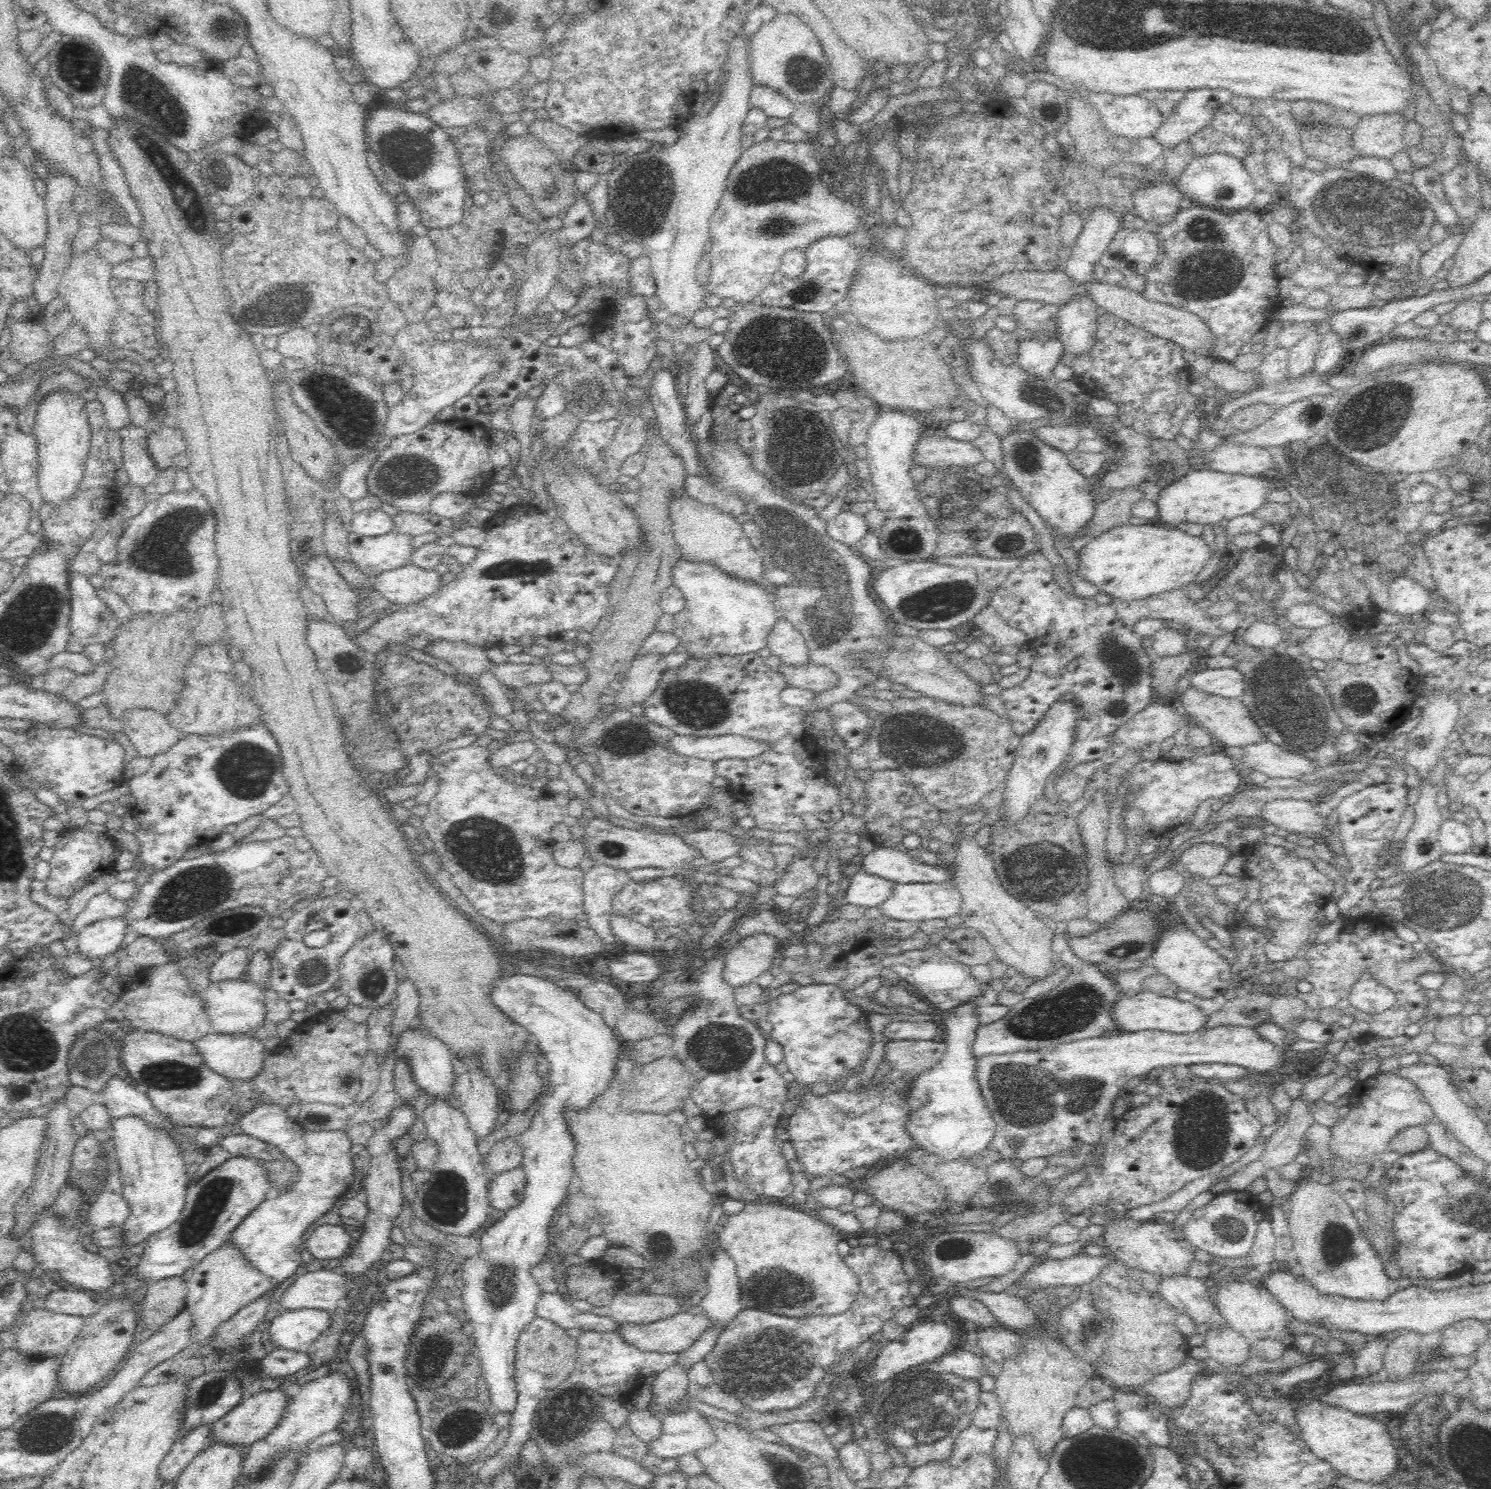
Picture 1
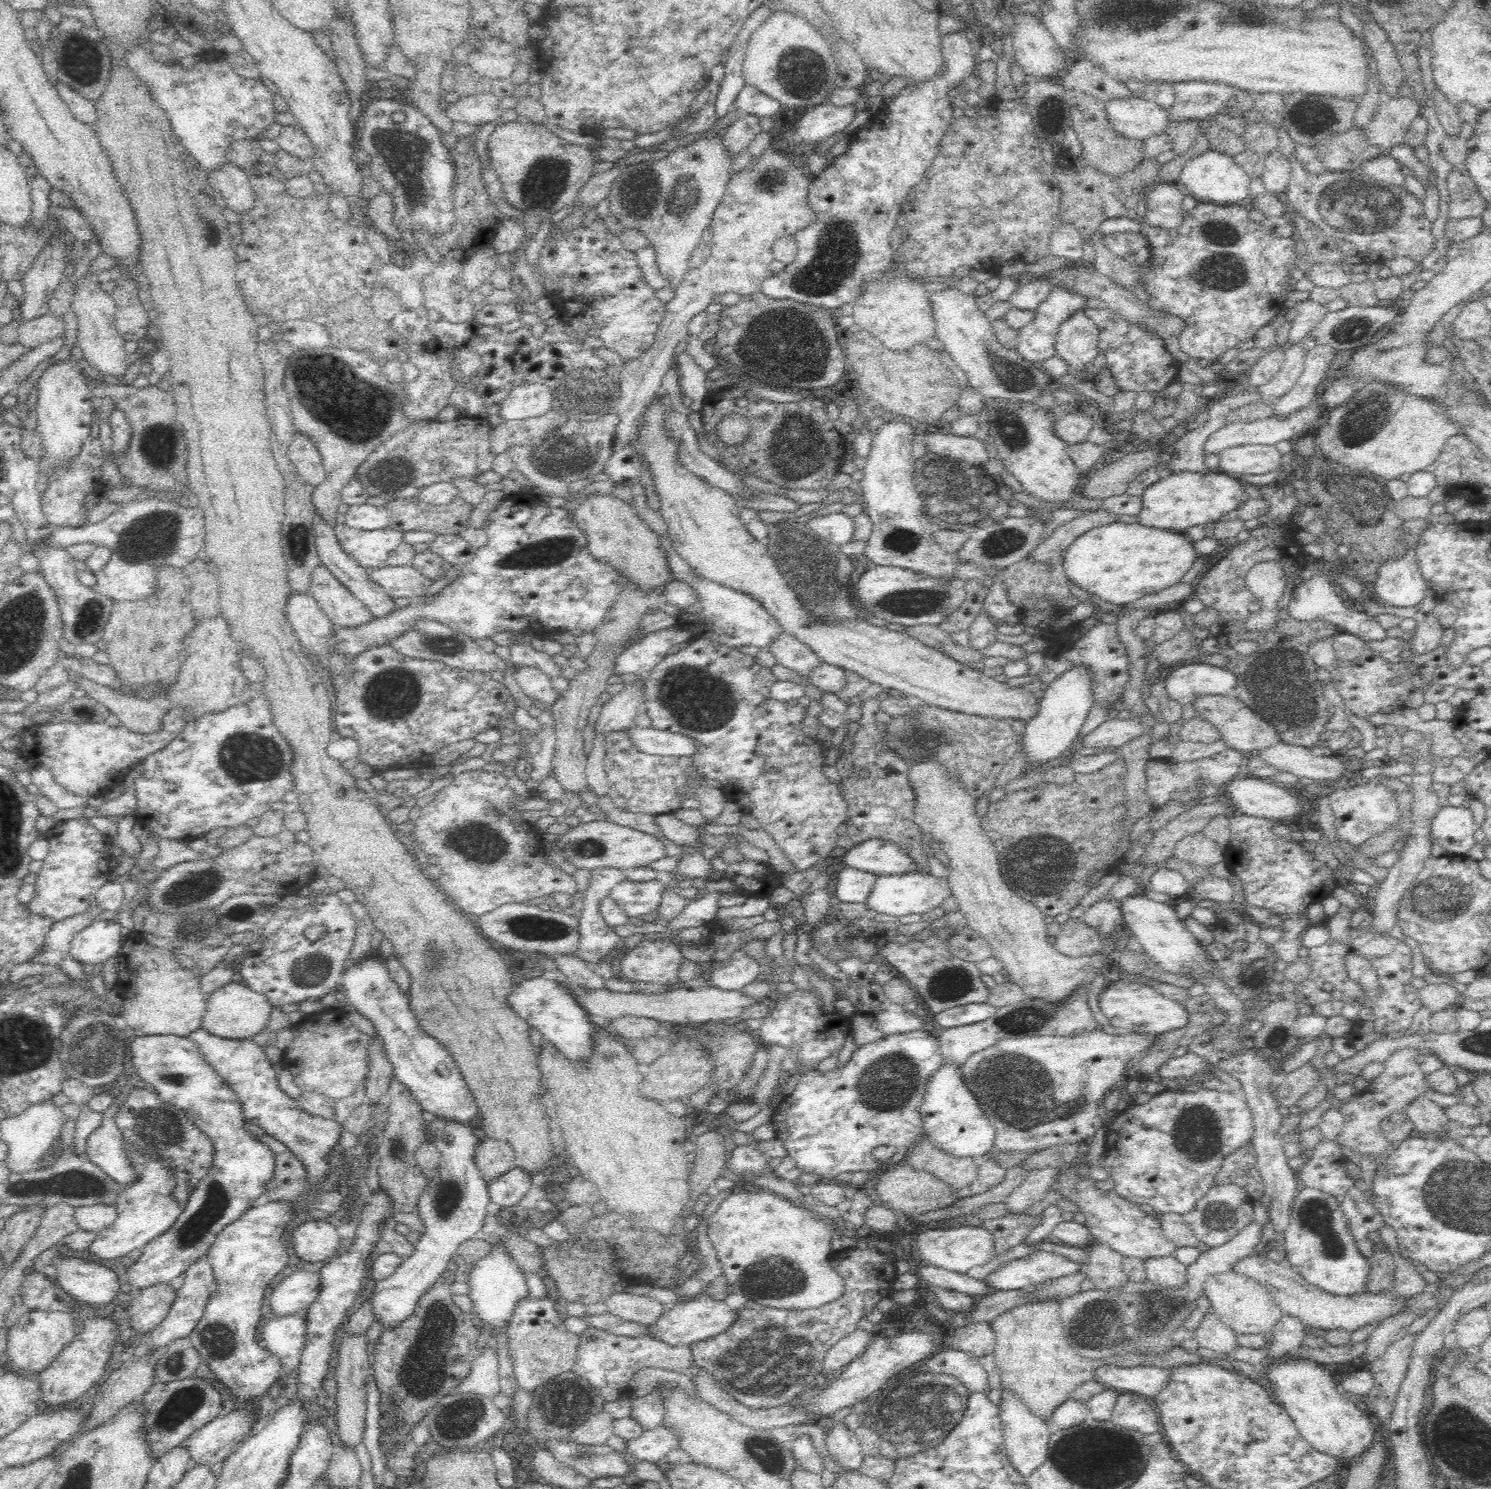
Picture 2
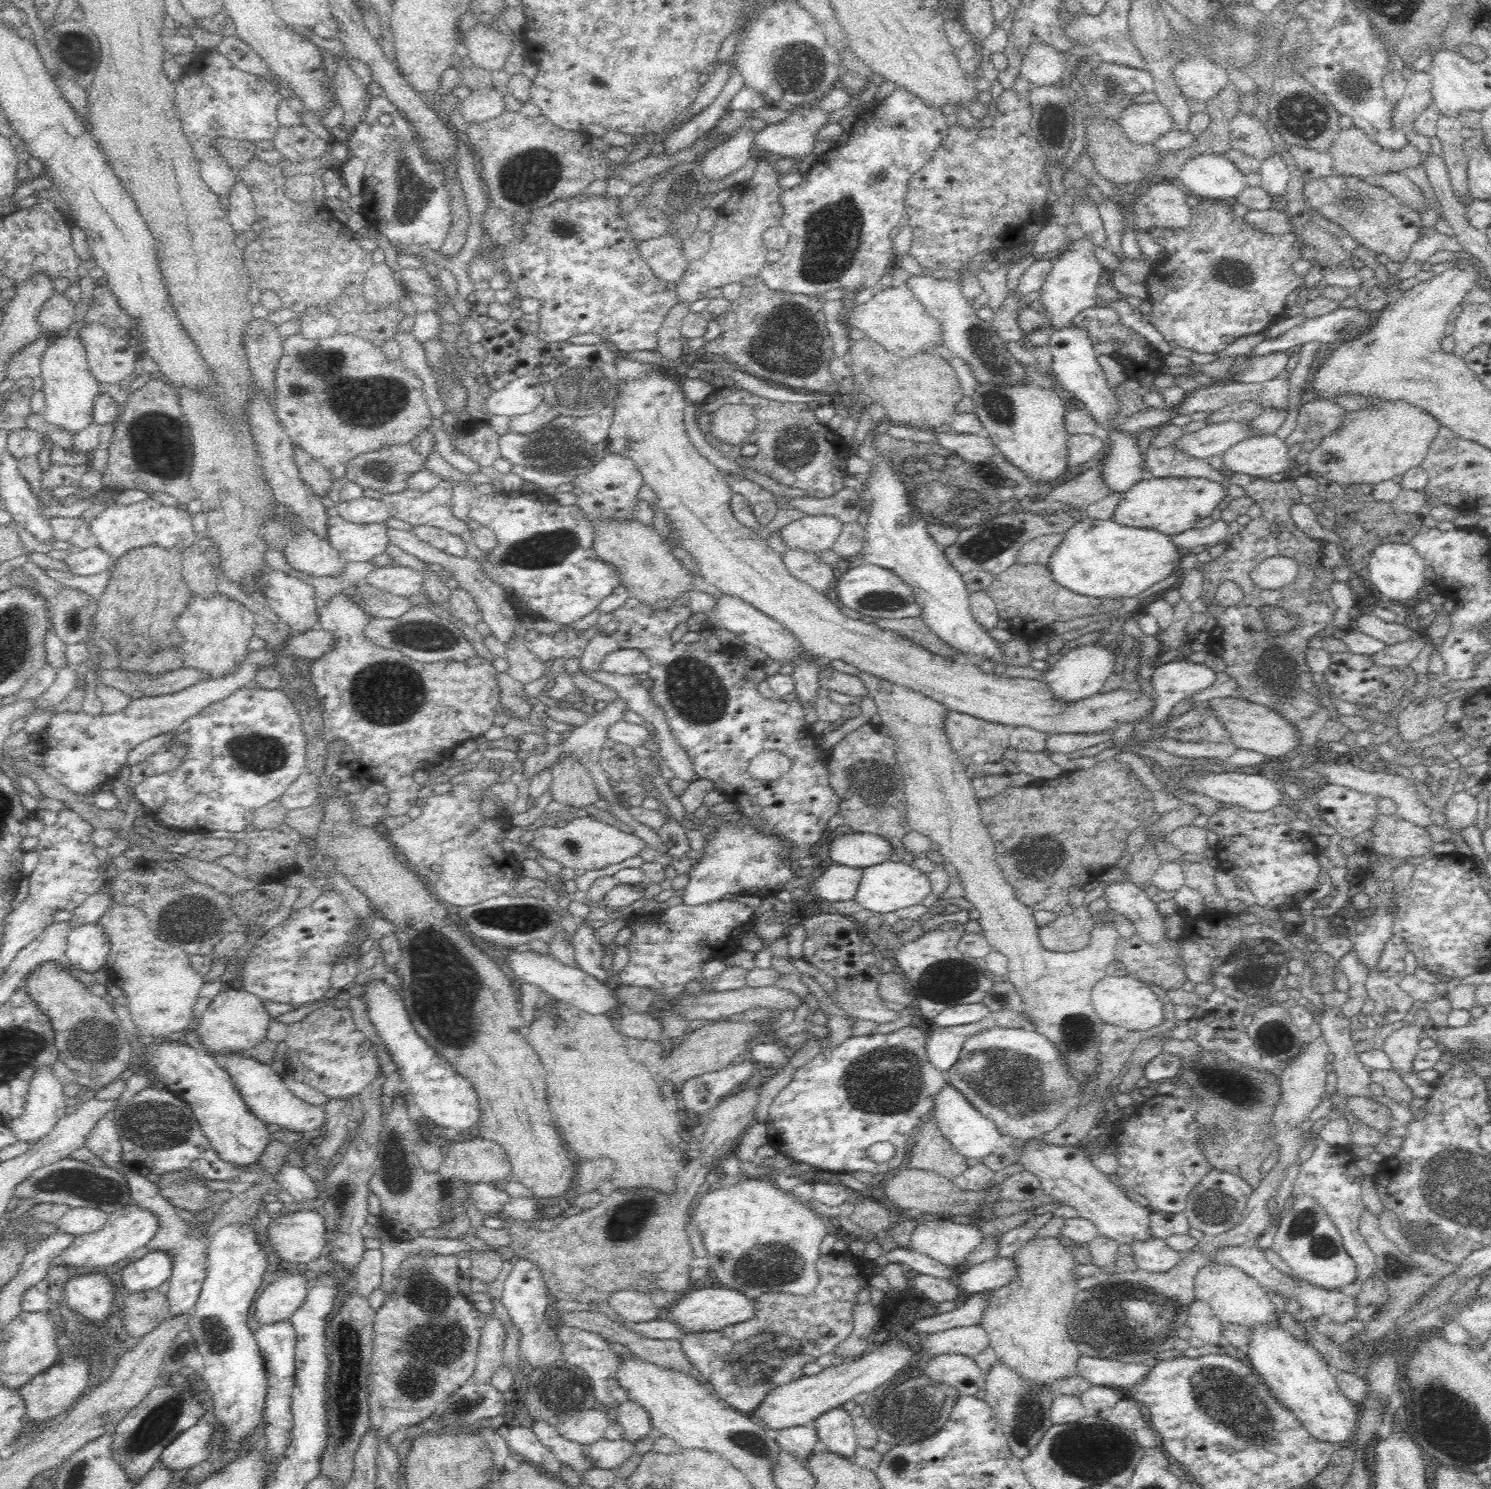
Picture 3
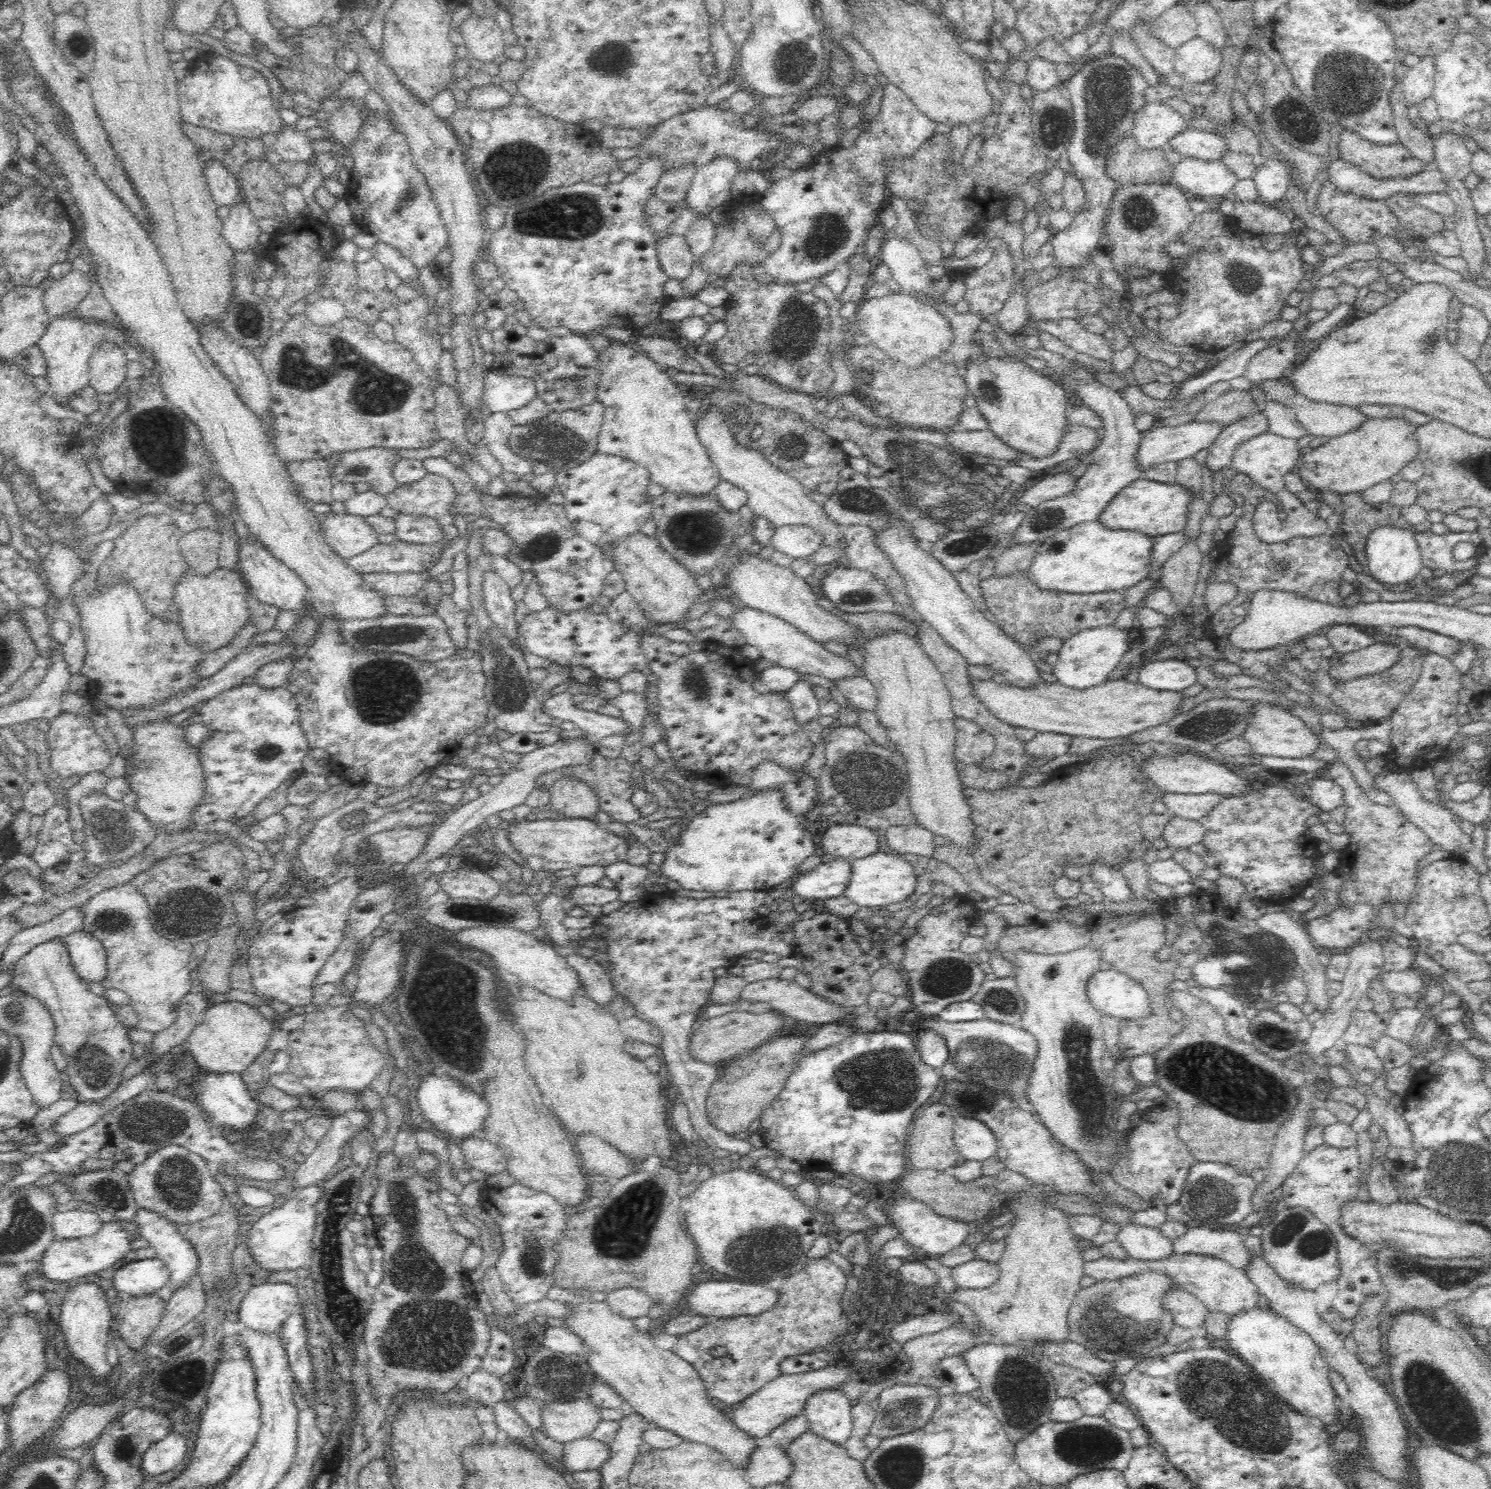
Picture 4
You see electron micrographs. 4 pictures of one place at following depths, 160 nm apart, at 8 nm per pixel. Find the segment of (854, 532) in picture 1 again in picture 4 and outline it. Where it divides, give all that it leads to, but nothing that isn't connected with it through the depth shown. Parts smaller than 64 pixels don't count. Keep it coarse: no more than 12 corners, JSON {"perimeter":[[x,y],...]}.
{"perimeter":[[806,525],[780,526],[771,545],[792,558],[808,558],[824,537]]}

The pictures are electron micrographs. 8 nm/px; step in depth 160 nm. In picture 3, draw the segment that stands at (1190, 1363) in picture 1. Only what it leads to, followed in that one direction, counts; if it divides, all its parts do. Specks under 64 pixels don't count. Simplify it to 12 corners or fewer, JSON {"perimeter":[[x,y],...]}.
{"perimeter":[[1081,1355],[1076,1368],[1092,1386],[1131,1389],[1158,1360],[1122,1362]]}

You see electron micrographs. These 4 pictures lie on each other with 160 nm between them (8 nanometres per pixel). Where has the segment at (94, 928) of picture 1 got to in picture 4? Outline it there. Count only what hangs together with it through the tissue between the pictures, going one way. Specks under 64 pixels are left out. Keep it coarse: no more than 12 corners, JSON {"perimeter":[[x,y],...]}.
{"perimeter":[[84,930],[62,938],[76,975],[101,982],[104,945]]}

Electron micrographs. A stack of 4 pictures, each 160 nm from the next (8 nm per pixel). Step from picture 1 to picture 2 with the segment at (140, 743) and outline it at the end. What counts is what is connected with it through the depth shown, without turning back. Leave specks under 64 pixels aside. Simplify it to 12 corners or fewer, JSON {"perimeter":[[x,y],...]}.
{"perimeter":[[68,673],[129,731],[163,729],[165,696],[141,699]]}

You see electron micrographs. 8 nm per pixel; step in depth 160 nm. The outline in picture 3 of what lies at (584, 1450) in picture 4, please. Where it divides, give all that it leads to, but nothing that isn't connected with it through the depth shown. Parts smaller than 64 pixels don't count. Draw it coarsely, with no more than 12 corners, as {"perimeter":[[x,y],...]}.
{"perimeter":[[660,1435],[607,1439],[586,1445],[600,1469],[619,1469],[632,1456],[656,1453]]}

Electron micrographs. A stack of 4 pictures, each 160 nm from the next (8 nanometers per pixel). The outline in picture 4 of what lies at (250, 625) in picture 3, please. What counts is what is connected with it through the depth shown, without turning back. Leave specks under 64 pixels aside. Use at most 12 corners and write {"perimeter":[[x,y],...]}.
{"perimeter":[[236,571],[186,573],[176,606],[188,644],[229,645],[251,620]]}

